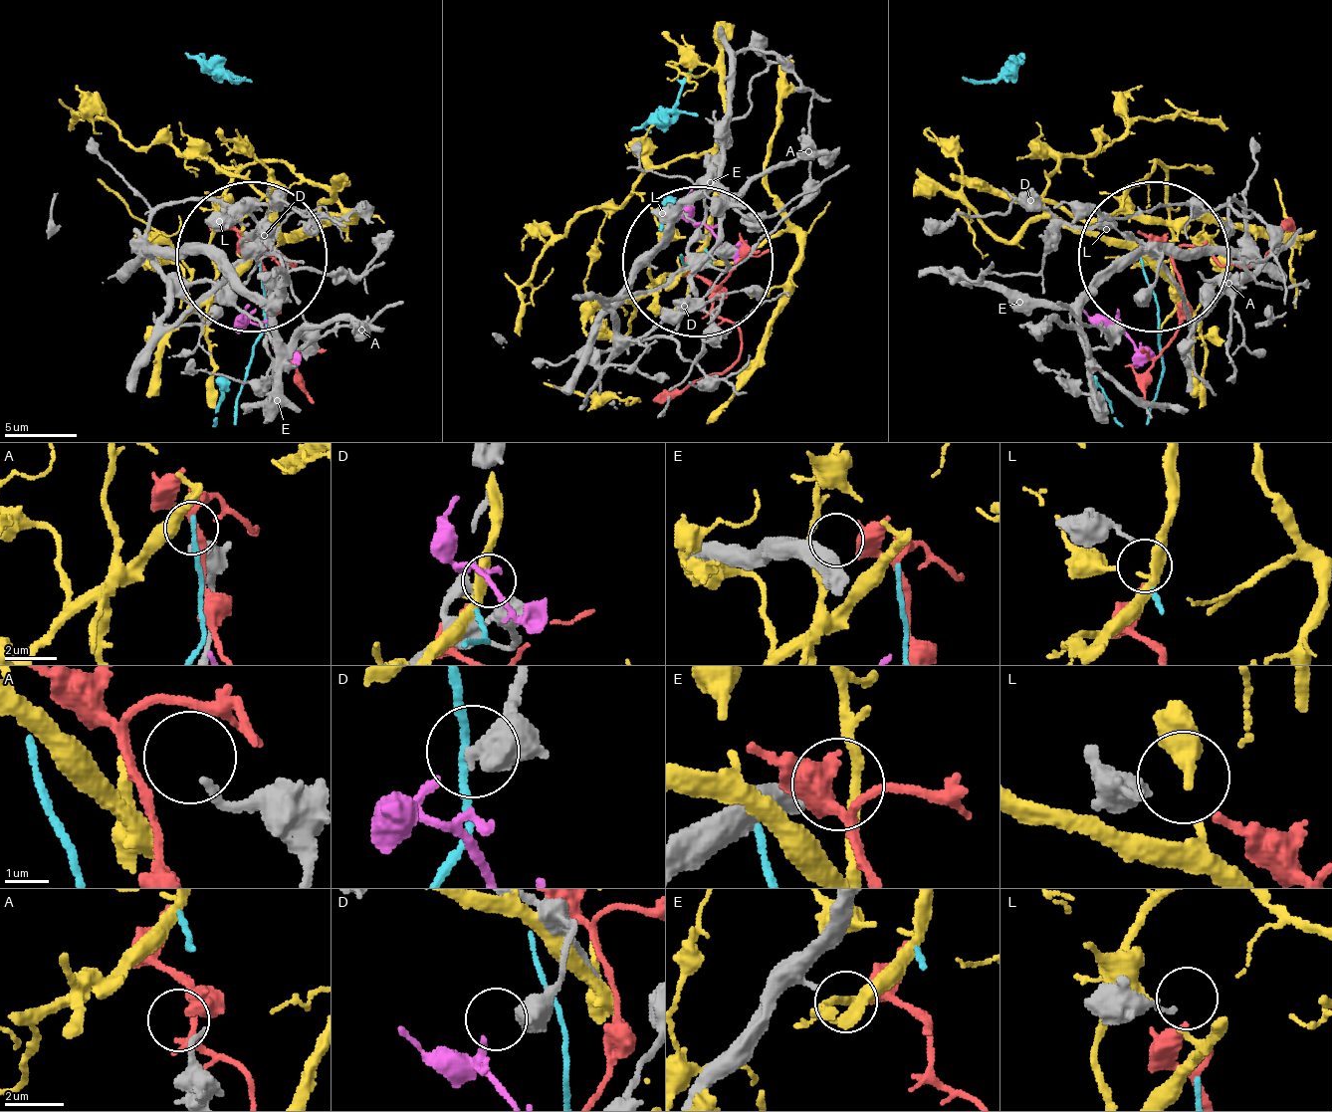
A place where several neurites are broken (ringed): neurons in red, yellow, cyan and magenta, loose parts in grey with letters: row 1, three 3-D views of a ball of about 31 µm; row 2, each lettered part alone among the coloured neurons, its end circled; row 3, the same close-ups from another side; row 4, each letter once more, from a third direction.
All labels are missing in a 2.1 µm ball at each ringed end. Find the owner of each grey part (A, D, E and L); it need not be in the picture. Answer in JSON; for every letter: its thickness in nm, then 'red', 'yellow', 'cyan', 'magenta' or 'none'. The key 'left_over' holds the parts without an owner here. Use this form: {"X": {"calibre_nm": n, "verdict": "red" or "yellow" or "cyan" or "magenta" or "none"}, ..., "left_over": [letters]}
{"A": {"calibre_nm": 200, "verdict": "none"}, "D": {"calibre_nm": 550, "verdict": "magenta"}, "E": {"calibre_nm": 320, "verdict": "red"}, "L": {"calibre_nm": 160, "verdict": "none"}, "left_over": ["A", "L"]}

